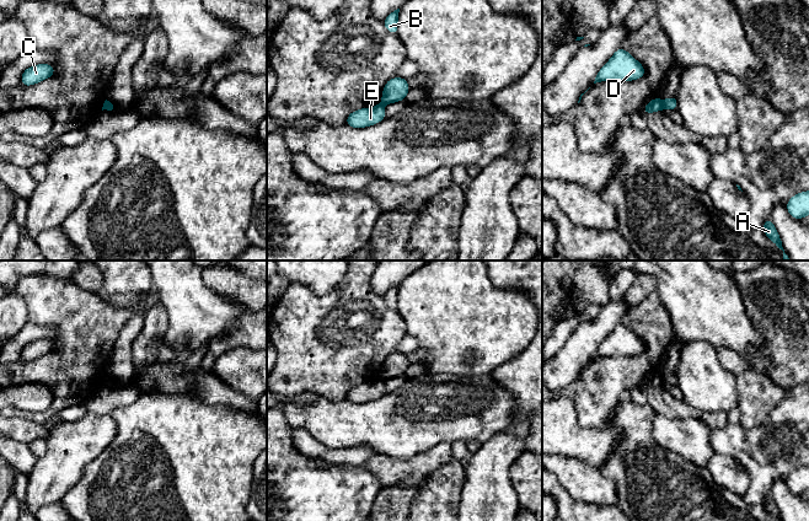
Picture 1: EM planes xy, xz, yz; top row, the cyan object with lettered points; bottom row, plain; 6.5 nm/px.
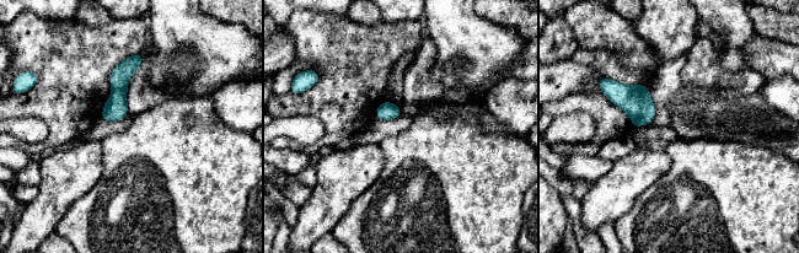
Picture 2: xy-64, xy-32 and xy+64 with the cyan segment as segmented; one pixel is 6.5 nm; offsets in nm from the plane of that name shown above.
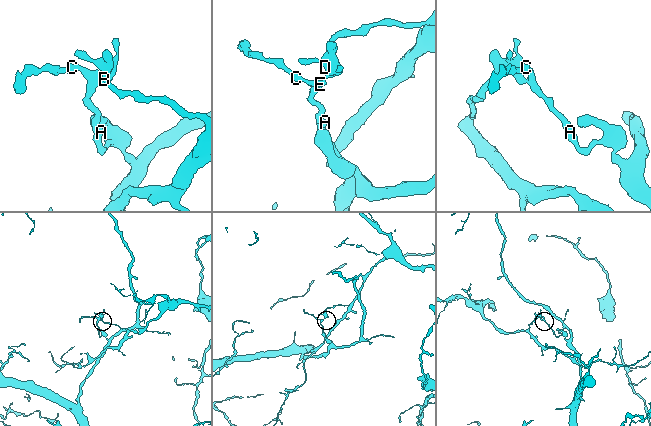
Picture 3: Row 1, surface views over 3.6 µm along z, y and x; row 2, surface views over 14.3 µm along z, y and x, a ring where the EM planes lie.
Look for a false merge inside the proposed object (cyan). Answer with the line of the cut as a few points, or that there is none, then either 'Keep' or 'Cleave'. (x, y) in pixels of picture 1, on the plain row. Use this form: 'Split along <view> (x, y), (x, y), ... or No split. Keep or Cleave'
Split along yz (660, 376), (663, 383). Cleave

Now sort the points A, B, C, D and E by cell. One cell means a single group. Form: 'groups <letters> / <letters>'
groups A C E / B D

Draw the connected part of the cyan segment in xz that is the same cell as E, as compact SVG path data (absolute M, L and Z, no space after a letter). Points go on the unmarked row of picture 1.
M380 378L373 383L361 383L352 387L347 394L345 399L352 403L365 403L374 401L386 393L384 380Z

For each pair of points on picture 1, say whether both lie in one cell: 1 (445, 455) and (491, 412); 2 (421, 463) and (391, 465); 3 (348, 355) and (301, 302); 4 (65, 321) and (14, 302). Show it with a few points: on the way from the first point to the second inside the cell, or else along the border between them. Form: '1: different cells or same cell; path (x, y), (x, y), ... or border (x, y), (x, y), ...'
1: different cells; border (451, 442), (439, 442), (423, 451)
2: same cell; path (413, 466), (398, 466)
3: same cell; path (330, 355), (311, 339), (301, 321)
4: different cells; border (15, 290), (26, 305), (27, 320)

